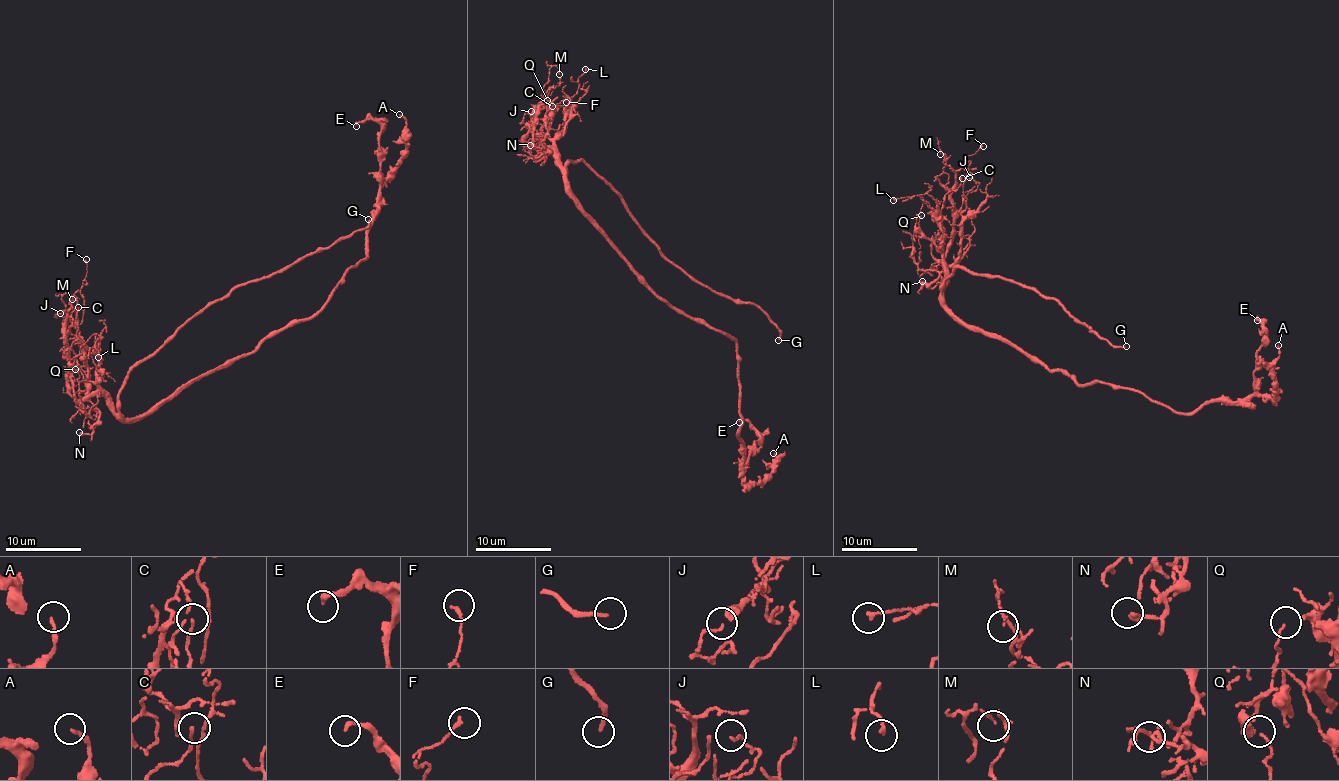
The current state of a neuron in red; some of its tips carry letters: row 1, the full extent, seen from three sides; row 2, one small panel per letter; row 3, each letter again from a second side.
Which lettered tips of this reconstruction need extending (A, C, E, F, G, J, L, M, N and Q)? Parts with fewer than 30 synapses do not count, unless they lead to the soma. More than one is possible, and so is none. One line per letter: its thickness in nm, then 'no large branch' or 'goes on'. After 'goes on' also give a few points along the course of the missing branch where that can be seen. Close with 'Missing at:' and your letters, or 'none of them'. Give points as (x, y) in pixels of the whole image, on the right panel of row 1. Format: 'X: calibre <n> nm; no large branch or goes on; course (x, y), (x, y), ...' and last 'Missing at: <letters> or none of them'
A: calibre 160 nm; no large branch
C: calibre 70 nm; no large branch
E: calibre 160 nm; no large branch
F: calibre 170 nm; no large branch
G: calibre 170 nm; goes on; course (1126, 346), (1177, 354), (1197, 362), (1226, 382), (1261, 389), (1303, 419), (1321, 420), (1334, 408)
J: calibre 120 nm; no large branch
L: calibre 140 nm; no large branch
M: calibre 70 nm; no large branch
N: calibre 170 nm; no large branch
Q: calibre 80 nm; no large branch
Missing at: G

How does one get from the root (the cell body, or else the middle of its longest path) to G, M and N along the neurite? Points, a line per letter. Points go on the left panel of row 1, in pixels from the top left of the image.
G: (189, 384), (144, 415), (129, 420), (120, 413), (127, 373), (186, 321), (228, 292), (327, 249), (368, 219)
M: (189, 384), (135, 419), (122, 417), (103, 397), (75, 398), (68, 376), (62, 297), (68, 293), (72, 299)
N: (189, 384), (135, 419), (122, 417), (94, 394), (89, 399), (98, 410), (95, 424), (90, 433), (79, 432)

